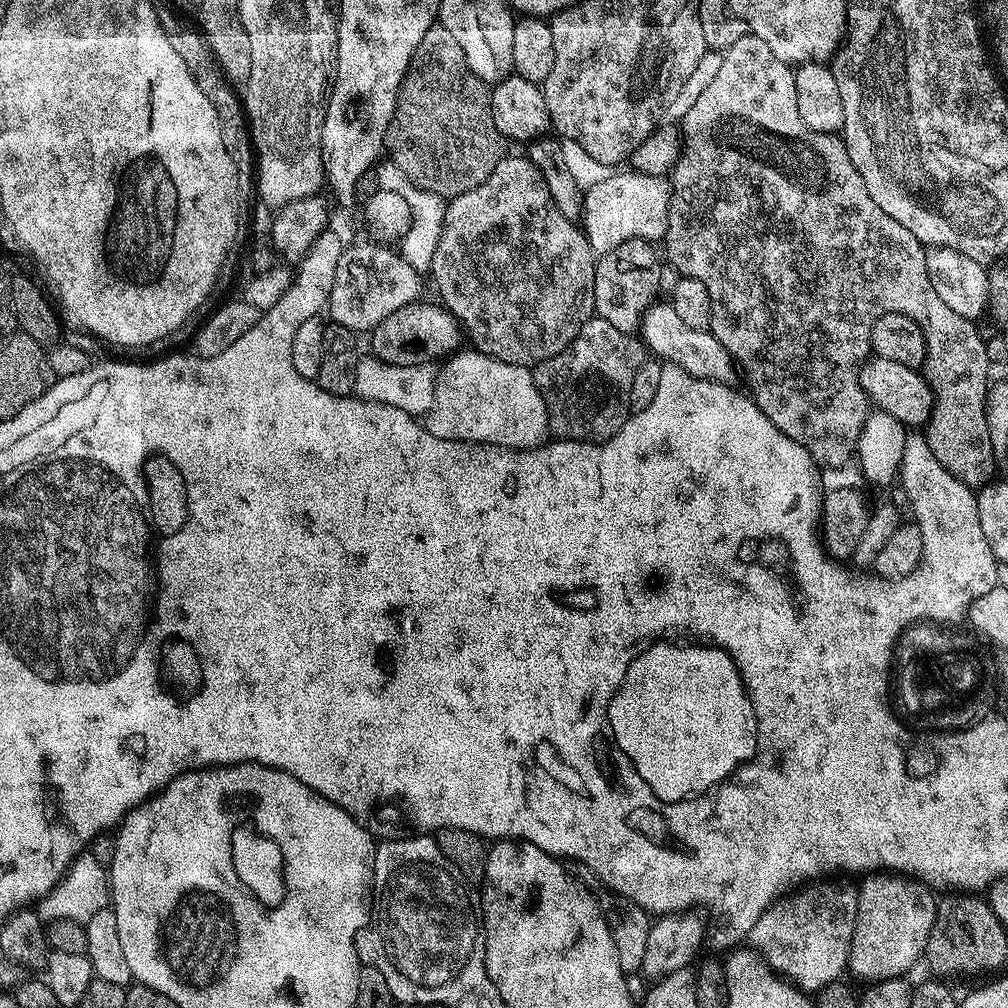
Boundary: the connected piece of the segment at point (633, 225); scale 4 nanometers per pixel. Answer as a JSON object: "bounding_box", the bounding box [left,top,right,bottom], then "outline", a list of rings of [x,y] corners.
{"bounding_box":[582,171,672,254],"outline":[[[627,171],[609,174],[606,182],[584,192],[582,231],[597,254],[614,250],[628,240],[660,242],[668,233],[668,203],[672,200],[669,181],[664,176]]]}

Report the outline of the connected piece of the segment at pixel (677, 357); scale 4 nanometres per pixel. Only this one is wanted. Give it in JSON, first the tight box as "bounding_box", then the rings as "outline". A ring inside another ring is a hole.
{"bounding_box":[642,302,738,385],"outline":[[[657,302],[649,308],[642,325],[642,340],[653,357],[676,364],[685,374],[694,378],[731,385],[736,372],[738,374],[733,356],[726,350],[726,346],[722,346],[722,342],[718,342],[718,338],[714,338],[712,331],[686,326],[686,322],[682,322],[682,318],[674,314],[671,303]]]}

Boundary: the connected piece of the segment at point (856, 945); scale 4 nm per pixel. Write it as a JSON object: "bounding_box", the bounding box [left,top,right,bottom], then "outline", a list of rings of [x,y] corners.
{"bounding_box":[847,874,938,982],"outline":[[[868,874],[858,884],[856,925],[850,942],[847,971],[864,982],[898,980],[921,963],[930,930],[936,921],[938,903],[933,889],[899,874]]]}

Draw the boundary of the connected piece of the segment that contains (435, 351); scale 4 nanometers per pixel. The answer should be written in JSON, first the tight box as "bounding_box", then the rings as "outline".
{"bounding_box":[370,302,462,366],"outline":[[[417,302],[394,310],[390,318],[382,318],[382,322],[370,333],[370,352],[376,359],[384,360],[387,364],[428,366],[433,363],[431,360],[440,362],[453,355],[461,347],[460,336],[462,340],[462,325],[447,308],[436,302]]]}

